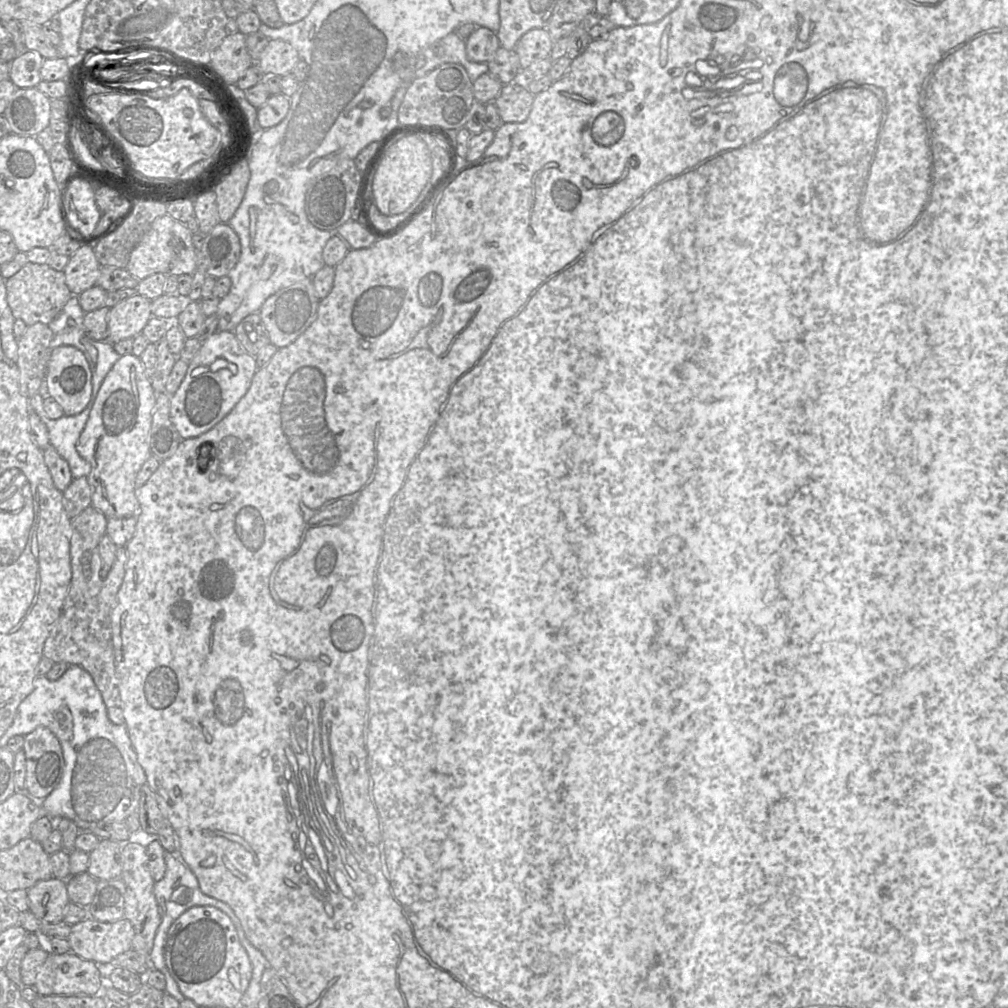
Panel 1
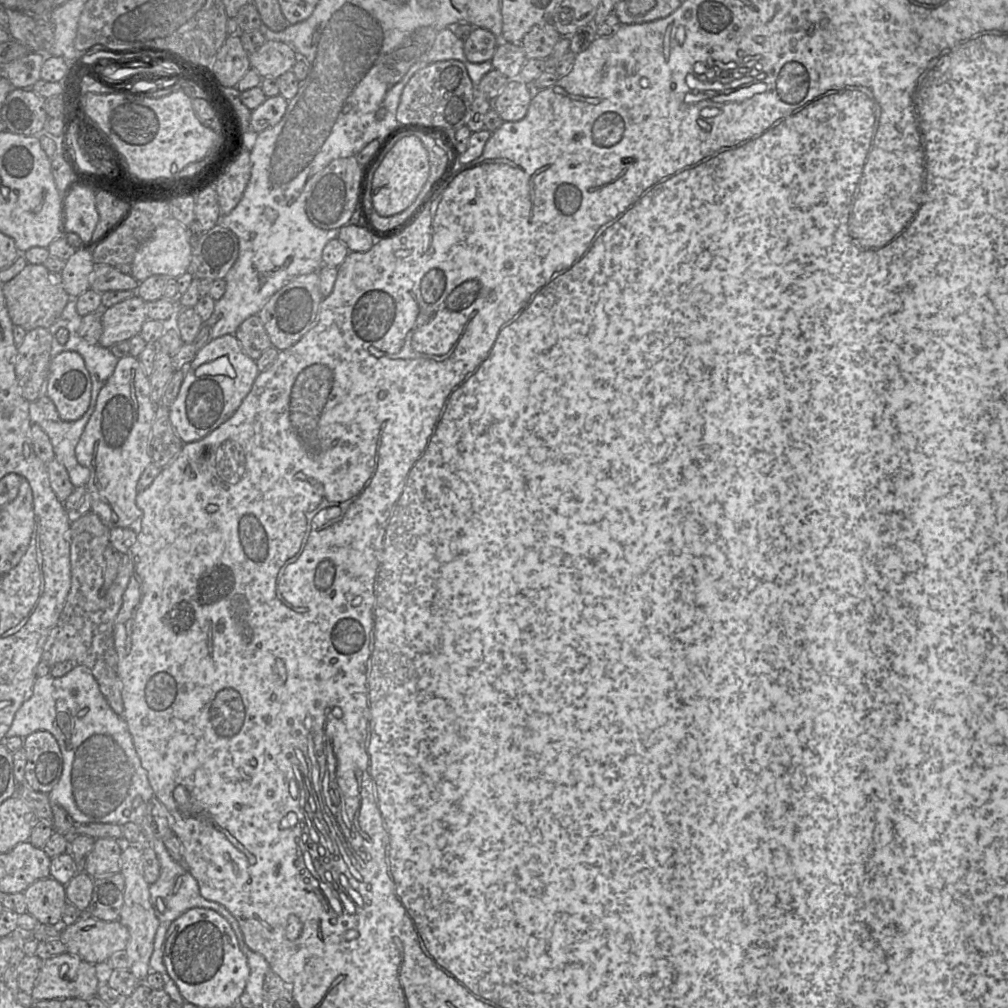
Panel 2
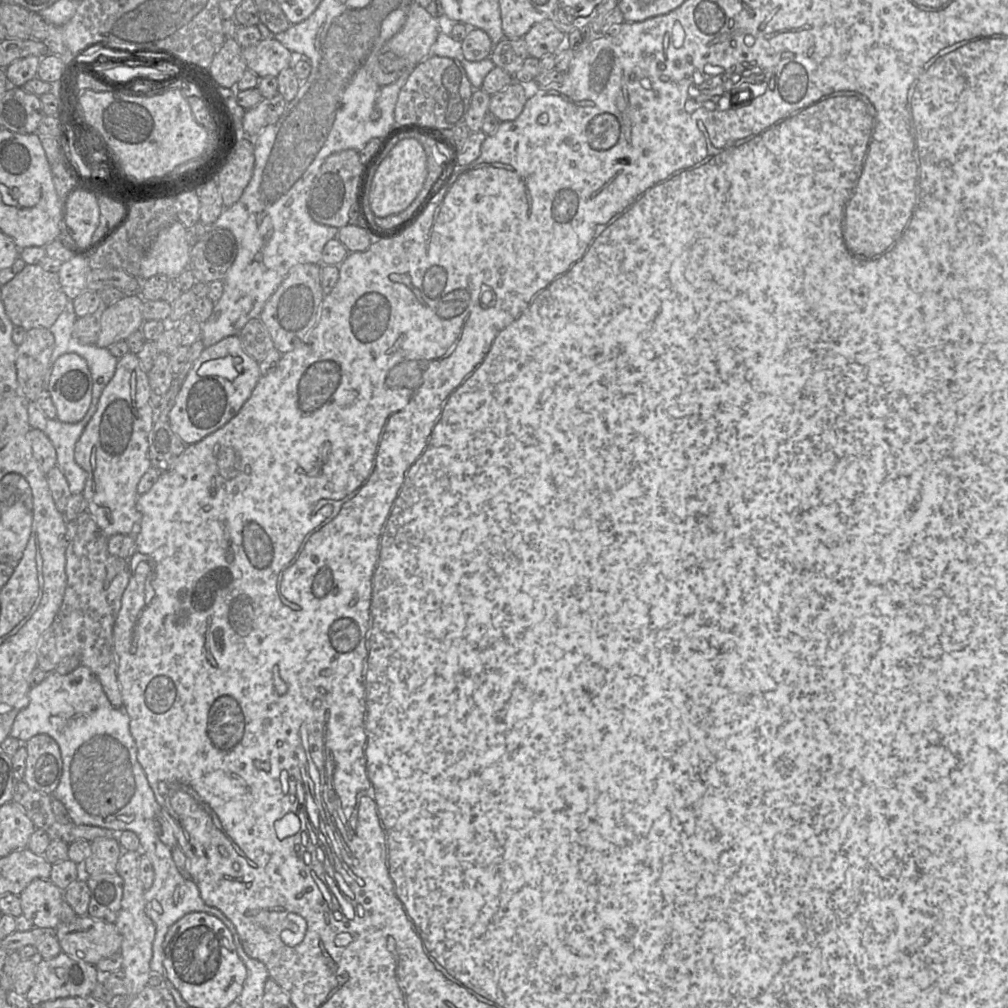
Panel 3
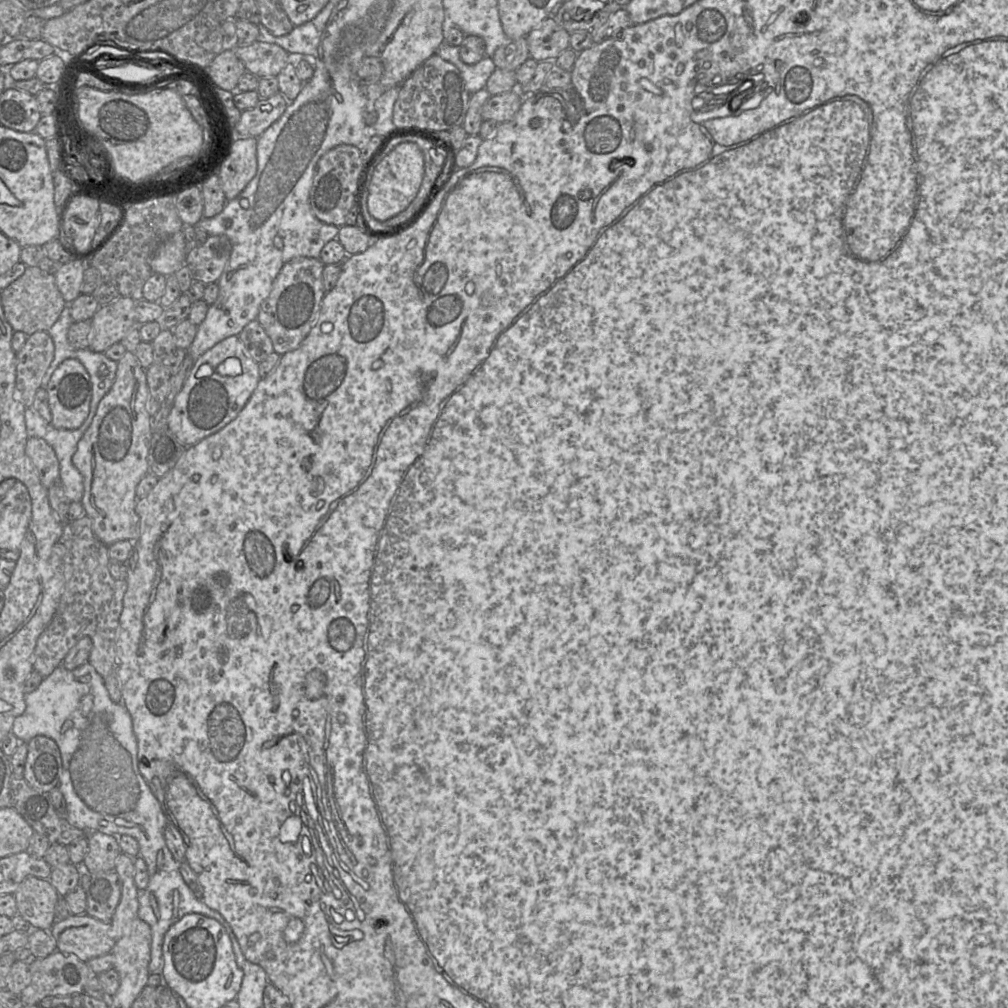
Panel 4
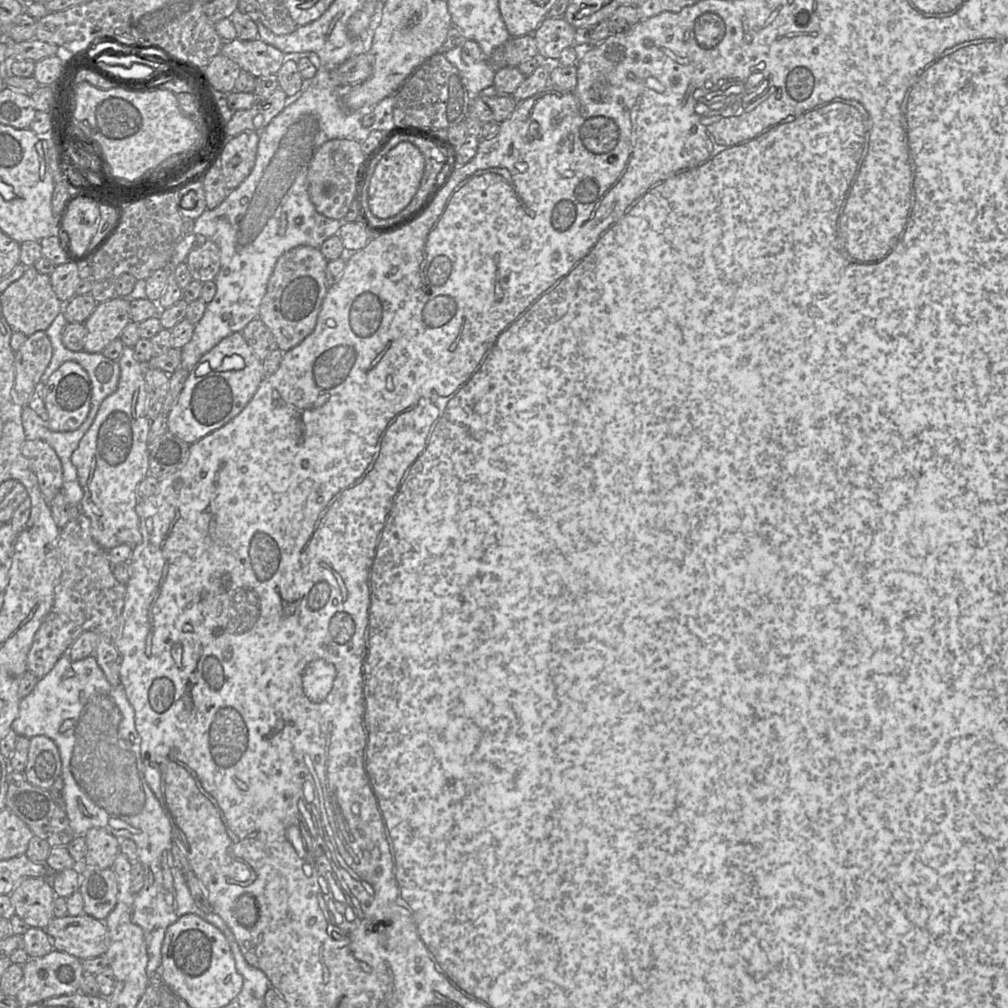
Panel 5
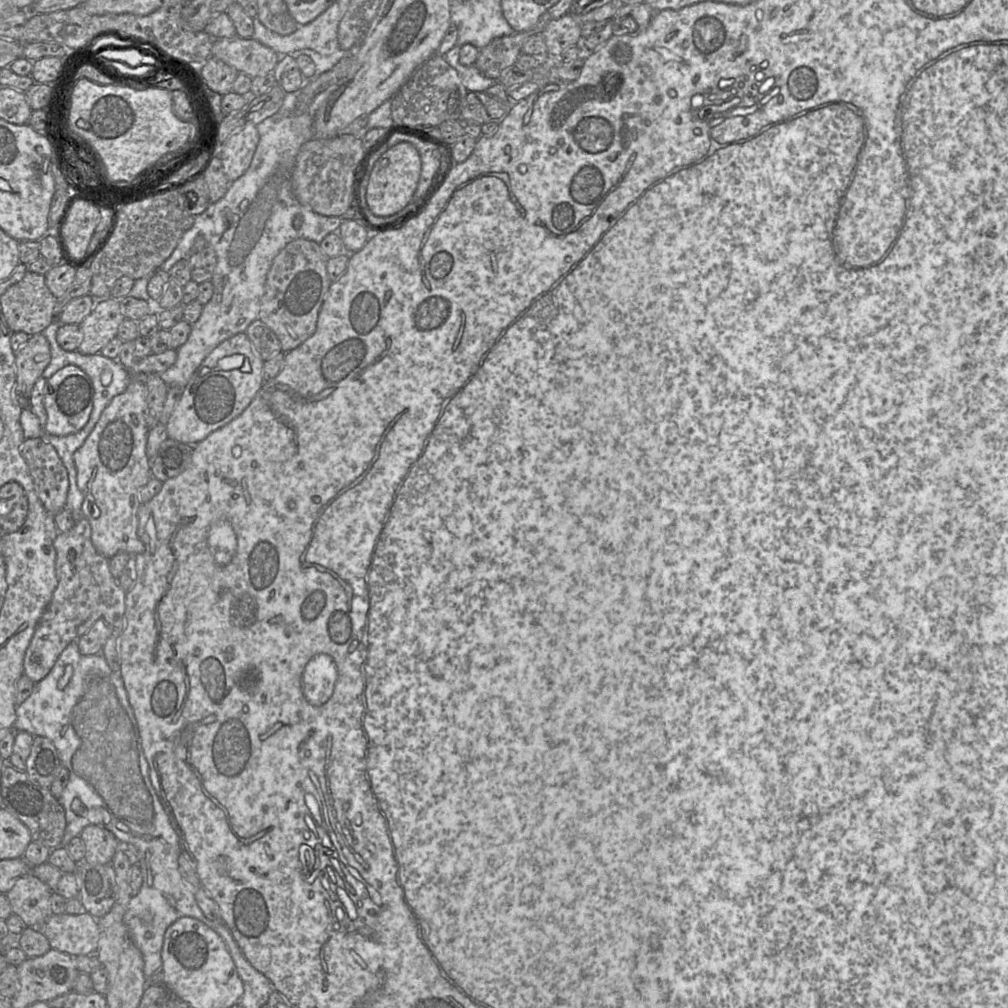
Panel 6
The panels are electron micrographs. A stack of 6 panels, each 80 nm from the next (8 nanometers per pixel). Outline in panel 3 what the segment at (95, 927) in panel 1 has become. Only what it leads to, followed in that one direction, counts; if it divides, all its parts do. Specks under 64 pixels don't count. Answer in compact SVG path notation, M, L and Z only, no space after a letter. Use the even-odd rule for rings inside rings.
M87 914L76 916L69 923L60 923L55 935L62 952L91 965L120 952L122 944L122 935L115 923L98 920Z

